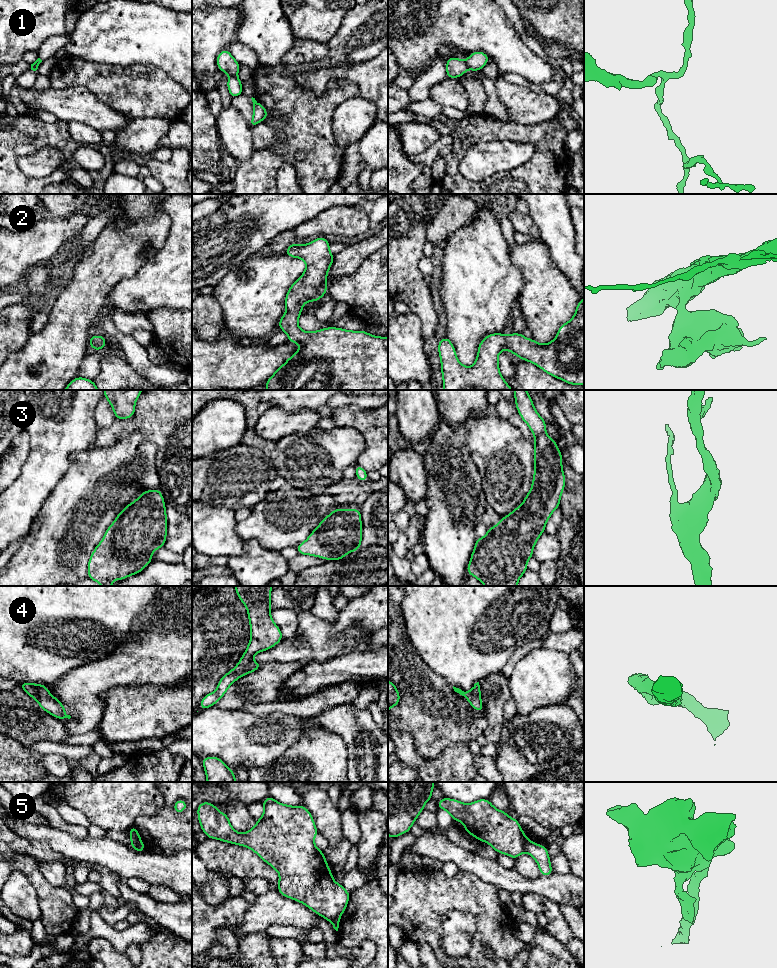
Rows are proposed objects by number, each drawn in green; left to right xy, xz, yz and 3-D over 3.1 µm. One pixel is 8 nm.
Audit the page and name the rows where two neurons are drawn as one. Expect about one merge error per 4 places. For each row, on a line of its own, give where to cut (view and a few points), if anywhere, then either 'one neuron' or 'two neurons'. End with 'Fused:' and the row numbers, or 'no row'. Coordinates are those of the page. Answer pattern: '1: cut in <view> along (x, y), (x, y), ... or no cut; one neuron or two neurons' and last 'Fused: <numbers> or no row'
1: cut in xz along (230, 75), (236, 76); two neurons
2: no cut; one neuron
3: no cut; one neuron
4: no cut; one neuron
5: cut in yz along (527, 839), (524, 850); two neurons
Fused: 1, 5

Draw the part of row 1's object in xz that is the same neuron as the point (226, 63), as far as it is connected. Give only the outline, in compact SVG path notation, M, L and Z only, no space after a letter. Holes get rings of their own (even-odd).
M224 49L218 54L216 63L219 70L227 73L229 76L237 76L241 66L241 64L233 58L228 49Z

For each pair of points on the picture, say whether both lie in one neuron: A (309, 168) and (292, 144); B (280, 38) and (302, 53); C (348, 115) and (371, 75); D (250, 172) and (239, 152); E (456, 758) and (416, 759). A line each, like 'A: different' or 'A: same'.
A: same
B: different
C: different
D: different
E: same

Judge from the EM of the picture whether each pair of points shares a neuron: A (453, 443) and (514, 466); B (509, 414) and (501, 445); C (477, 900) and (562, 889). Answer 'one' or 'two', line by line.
A: two
B: two
C: two

